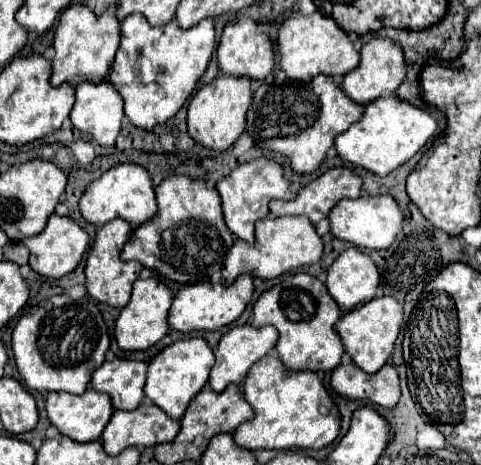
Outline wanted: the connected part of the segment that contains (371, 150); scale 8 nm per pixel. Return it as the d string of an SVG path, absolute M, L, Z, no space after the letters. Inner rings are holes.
M387 95L369 103L365 107L363 119L351 125L345 133L341 133L335 139L335 147L343 161L353 163L355 167L363 167L375 175L387 175L399 165L407 163L427 143L437 127L439 121L427 111L399 99L397 95Z

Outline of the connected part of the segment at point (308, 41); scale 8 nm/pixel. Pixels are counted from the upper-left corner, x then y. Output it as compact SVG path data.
M293 13L279 27L277 47L281 55L279 63L281 63L281 69L287 73L287 77L295 81L305 81L305 83L309 83L315 75L343 77L349 71L353 71L361 59L349 35L343 33L331 17L325 17L321 13L313 13L313 15Z

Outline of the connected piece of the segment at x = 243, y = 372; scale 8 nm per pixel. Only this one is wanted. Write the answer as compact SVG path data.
M243 325L243 327L229 329L221 337L221 341L215 349L215 359L217 361L215 361L215 367L211 369L211 375L209 375L209 387L219 393L229 383L243 383L249 369L253 367L253 363L257 363L261 357L265 357L275 347L277 339L279 339L279 333L275 331L273 325L267 325L267 327L261 327L261 329L257 329L253 325Z

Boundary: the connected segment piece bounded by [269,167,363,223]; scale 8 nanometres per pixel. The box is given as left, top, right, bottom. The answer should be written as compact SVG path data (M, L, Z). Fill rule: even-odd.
M335 167L311 181L309 185L305 185L295 199L271 203L269 215L305 215L313 223L317 223L325 219L329 211L337 205L337 201L341 201L343 197L361 197L361 185L361 175L353 173L347 167Z

